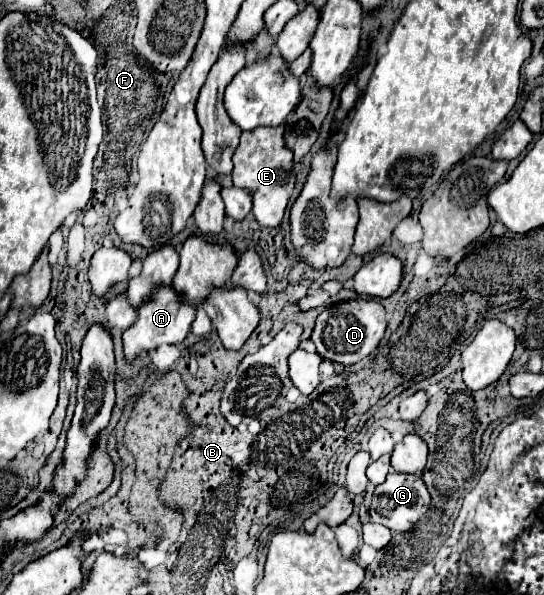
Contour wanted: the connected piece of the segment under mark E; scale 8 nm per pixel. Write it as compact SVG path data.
M283 124L275 128L255 128L241 134L241 142L233 154L233 184L247 188L253 196L253 214L263 228L279 228L295 188L293 154L283 142Z

